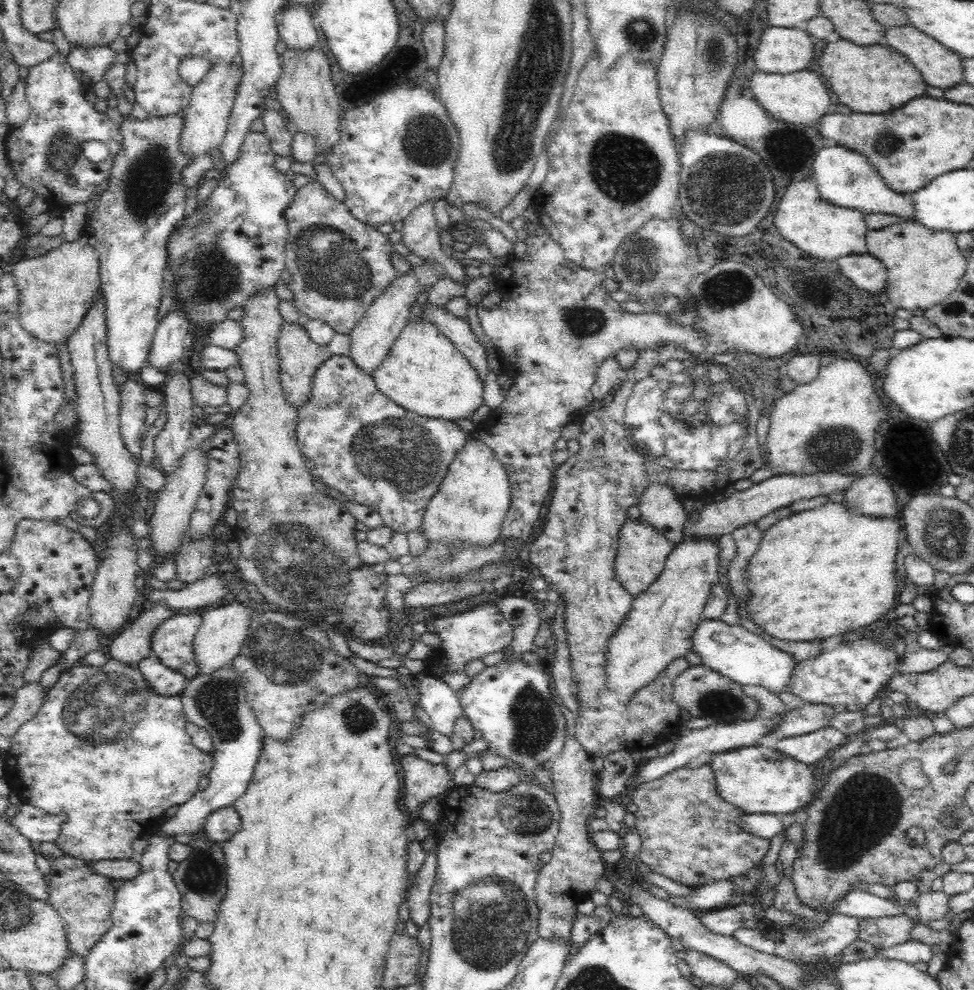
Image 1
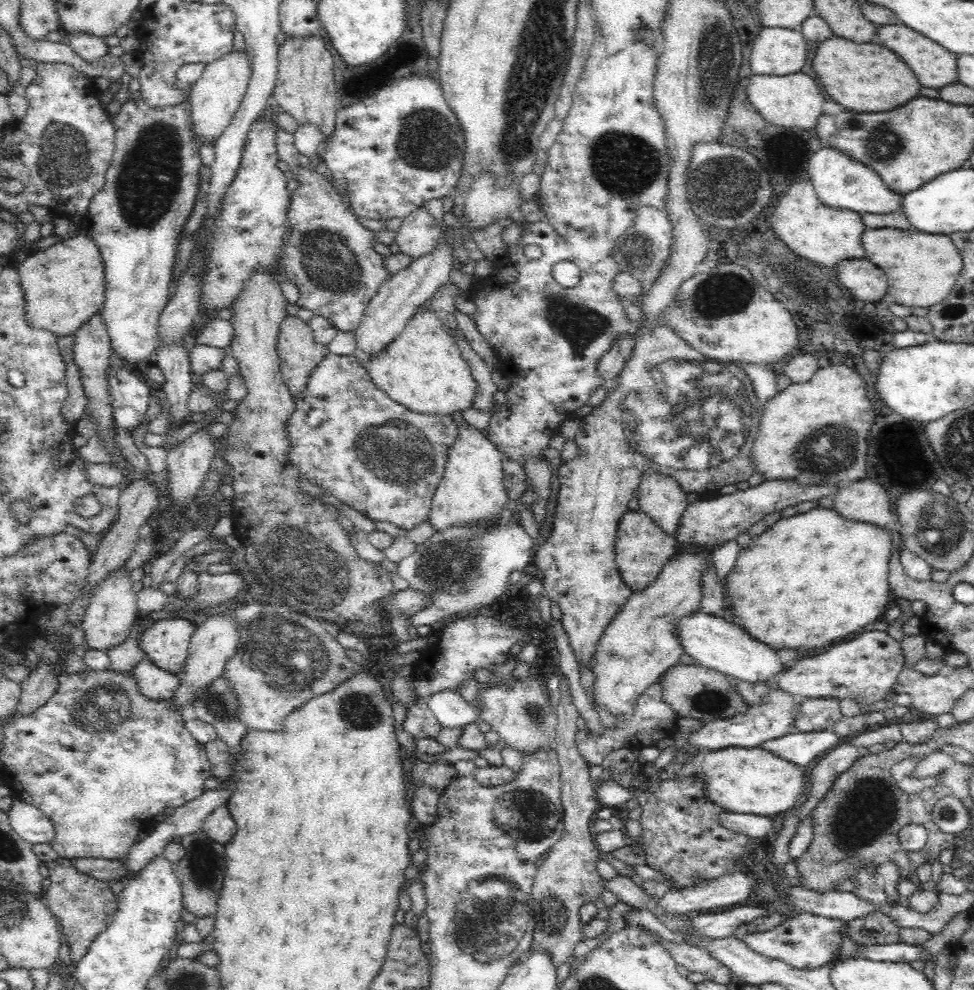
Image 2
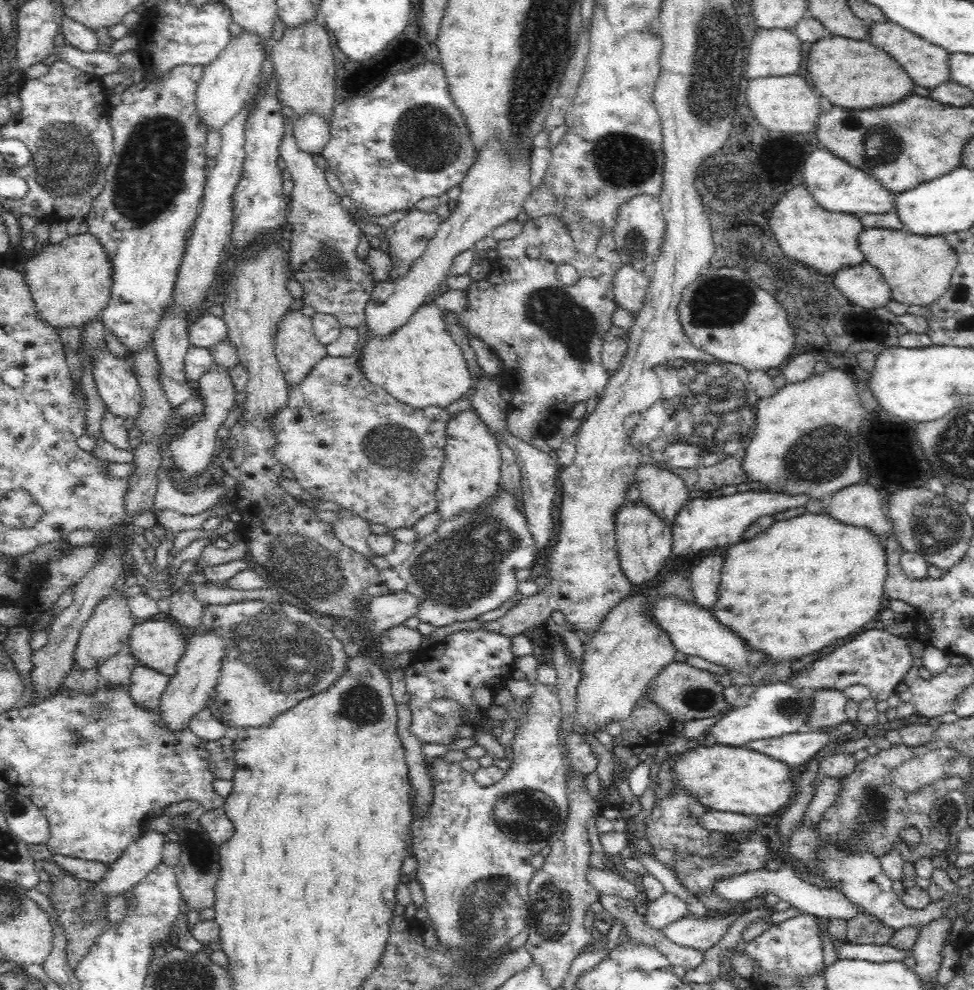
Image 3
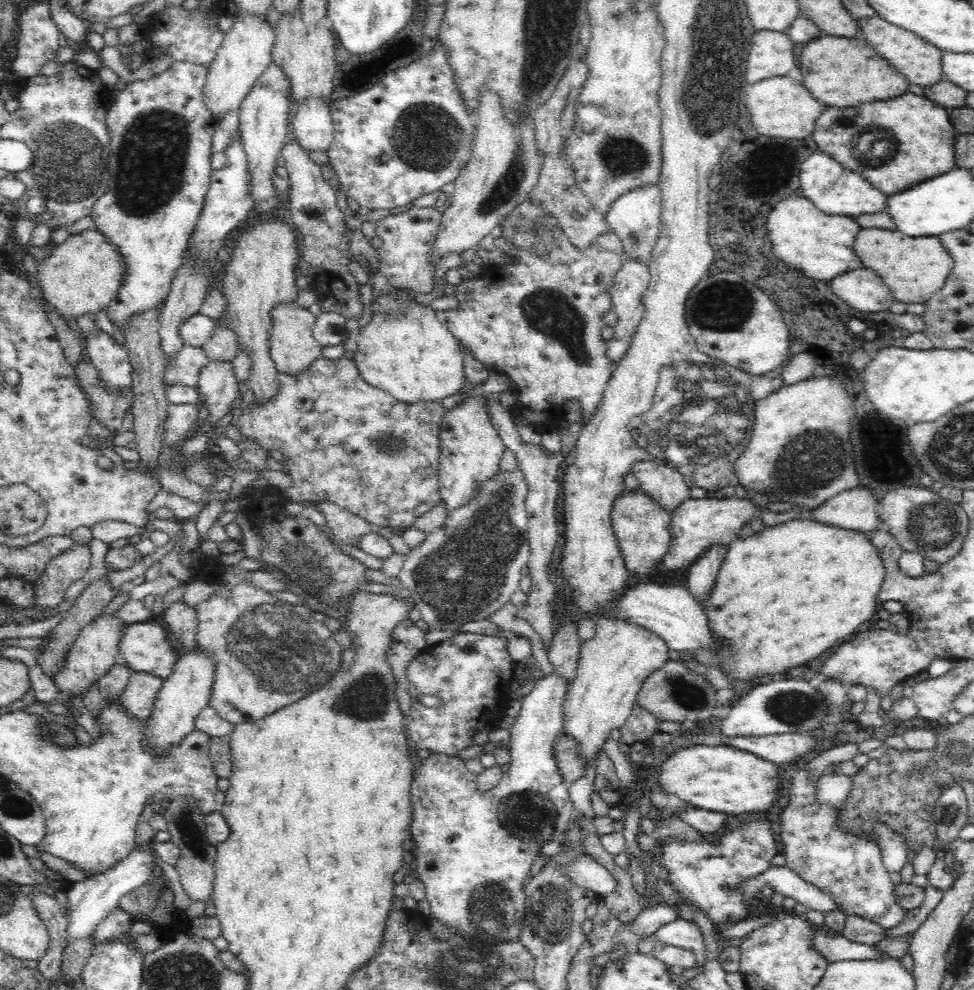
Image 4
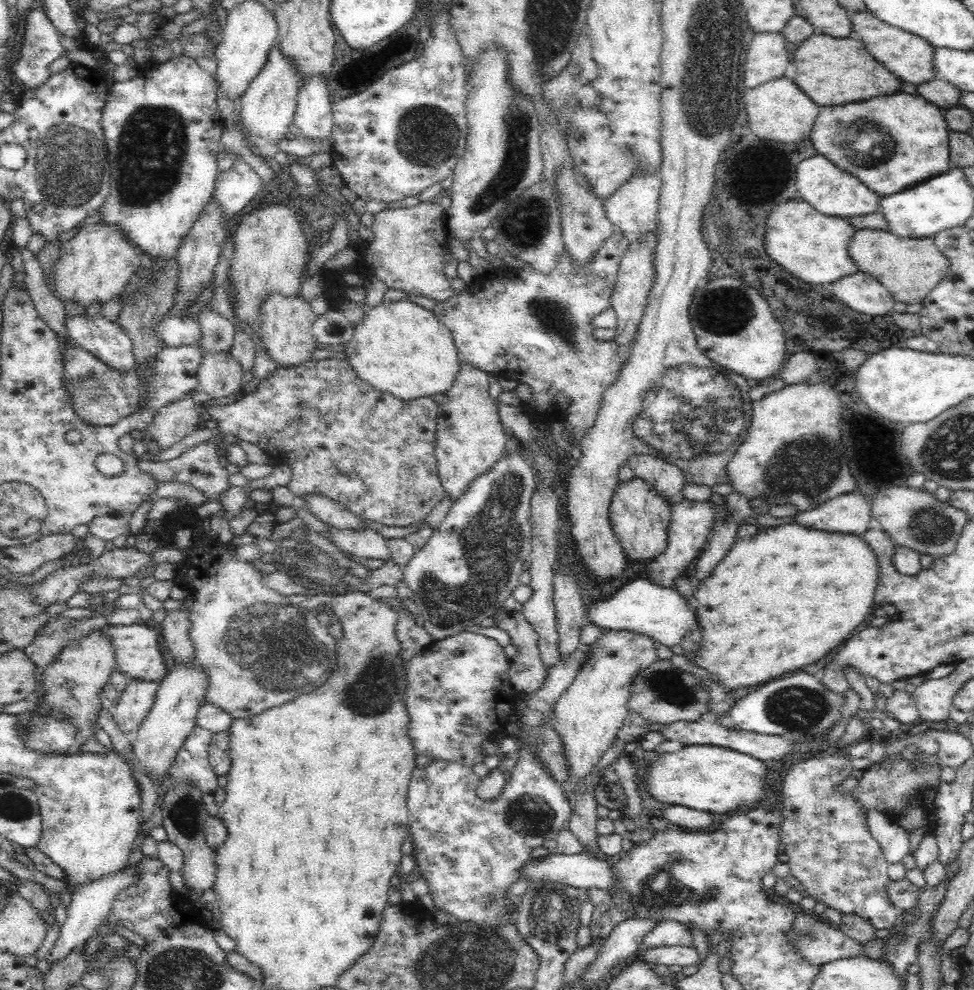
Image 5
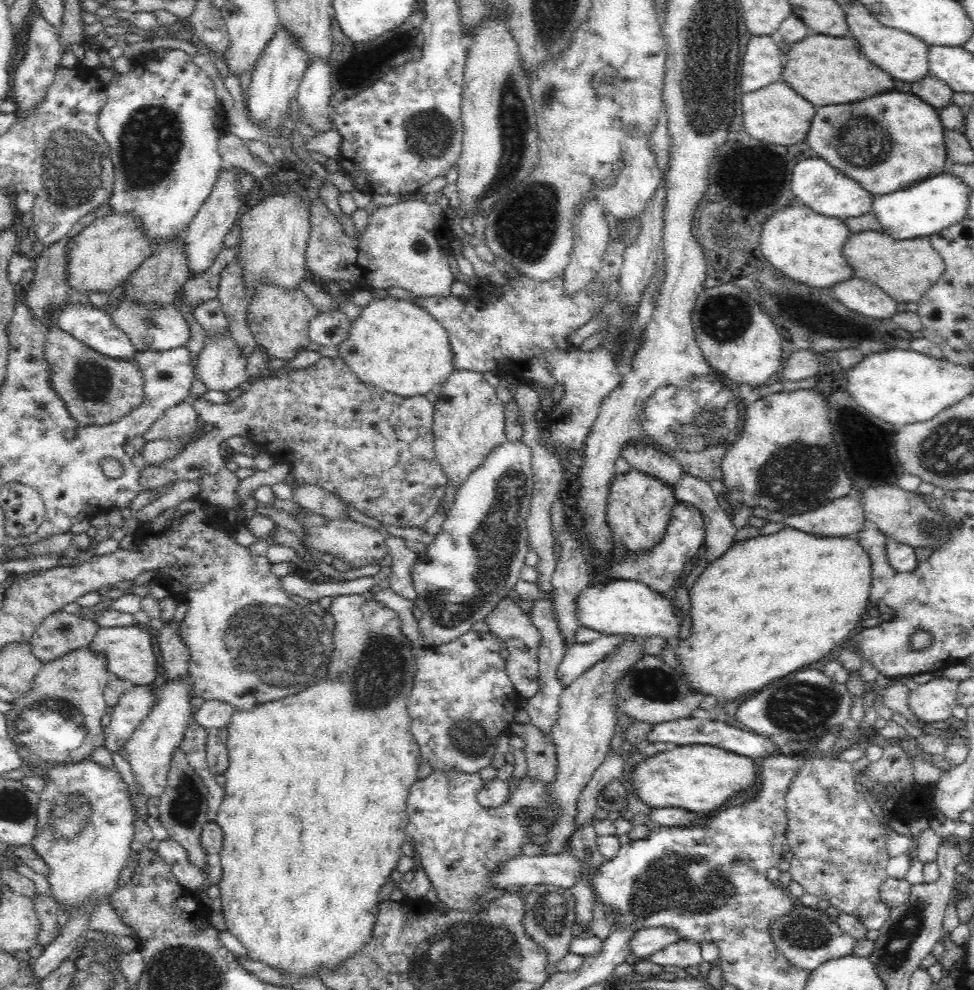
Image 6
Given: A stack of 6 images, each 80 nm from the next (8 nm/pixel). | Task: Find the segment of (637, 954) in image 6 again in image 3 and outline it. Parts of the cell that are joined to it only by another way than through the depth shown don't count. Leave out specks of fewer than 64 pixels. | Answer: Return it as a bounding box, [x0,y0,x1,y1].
[663,911,746,953]

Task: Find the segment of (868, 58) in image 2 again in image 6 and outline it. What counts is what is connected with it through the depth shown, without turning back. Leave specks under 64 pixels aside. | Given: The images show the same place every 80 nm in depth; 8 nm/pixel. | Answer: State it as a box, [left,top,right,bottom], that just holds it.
[782,34,894,107]

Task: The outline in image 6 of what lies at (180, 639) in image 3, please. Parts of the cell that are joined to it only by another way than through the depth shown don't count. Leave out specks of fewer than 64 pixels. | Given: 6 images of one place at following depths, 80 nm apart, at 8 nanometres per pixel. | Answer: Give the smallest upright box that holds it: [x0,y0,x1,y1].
[89,623,159,685]

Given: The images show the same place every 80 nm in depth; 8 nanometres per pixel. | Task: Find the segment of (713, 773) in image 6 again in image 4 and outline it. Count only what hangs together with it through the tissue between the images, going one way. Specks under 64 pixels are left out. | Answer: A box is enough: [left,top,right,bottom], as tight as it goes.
[660,745,780,814]

